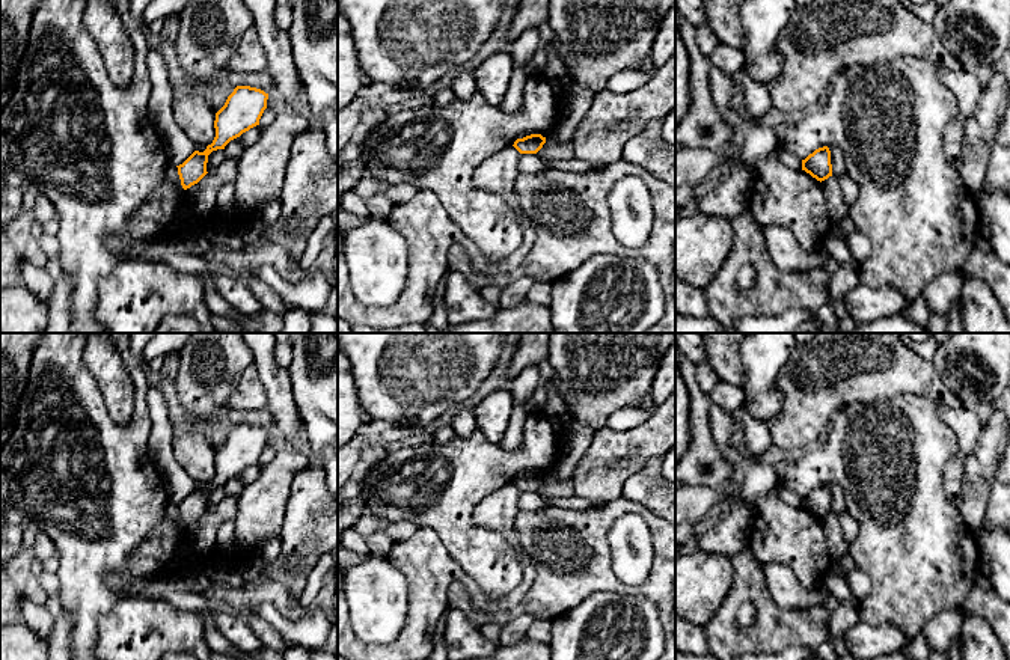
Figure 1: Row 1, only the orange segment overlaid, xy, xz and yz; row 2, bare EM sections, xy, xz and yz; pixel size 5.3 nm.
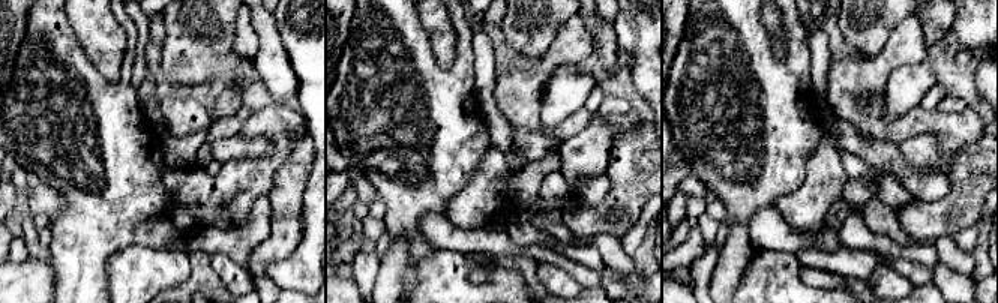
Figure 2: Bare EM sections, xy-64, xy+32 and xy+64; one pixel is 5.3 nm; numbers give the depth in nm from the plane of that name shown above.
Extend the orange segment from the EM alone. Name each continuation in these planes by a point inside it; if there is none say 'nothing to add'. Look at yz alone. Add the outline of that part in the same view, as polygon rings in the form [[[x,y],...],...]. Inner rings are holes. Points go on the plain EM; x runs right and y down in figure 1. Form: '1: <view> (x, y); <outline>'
nothing to add

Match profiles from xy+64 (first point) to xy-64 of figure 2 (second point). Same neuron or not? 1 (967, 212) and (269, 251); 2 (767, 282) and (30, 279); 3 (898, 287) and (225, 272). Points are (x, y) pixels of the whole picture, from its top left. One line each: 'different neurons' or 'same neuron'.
1: same neuron
2: different neurons
3: same neuron

